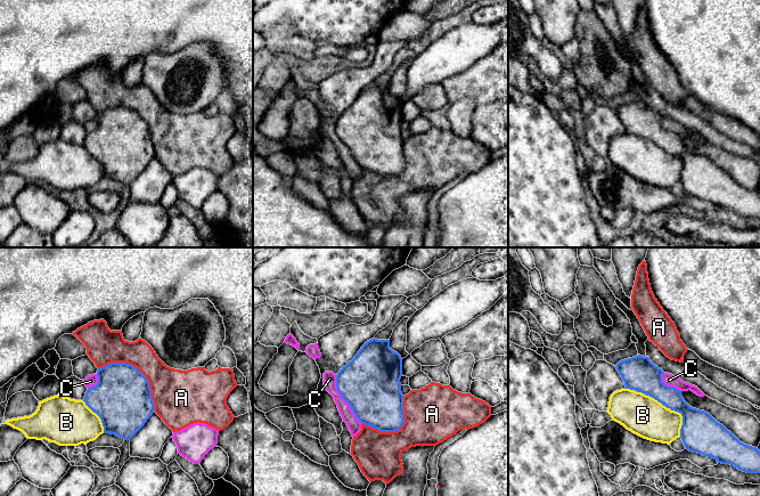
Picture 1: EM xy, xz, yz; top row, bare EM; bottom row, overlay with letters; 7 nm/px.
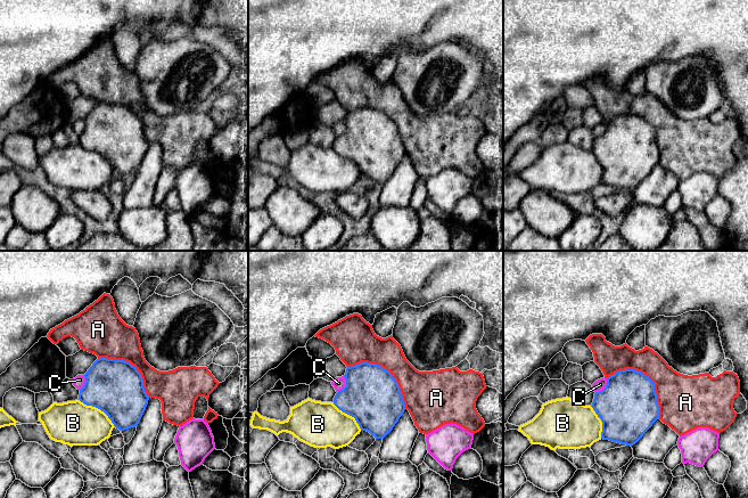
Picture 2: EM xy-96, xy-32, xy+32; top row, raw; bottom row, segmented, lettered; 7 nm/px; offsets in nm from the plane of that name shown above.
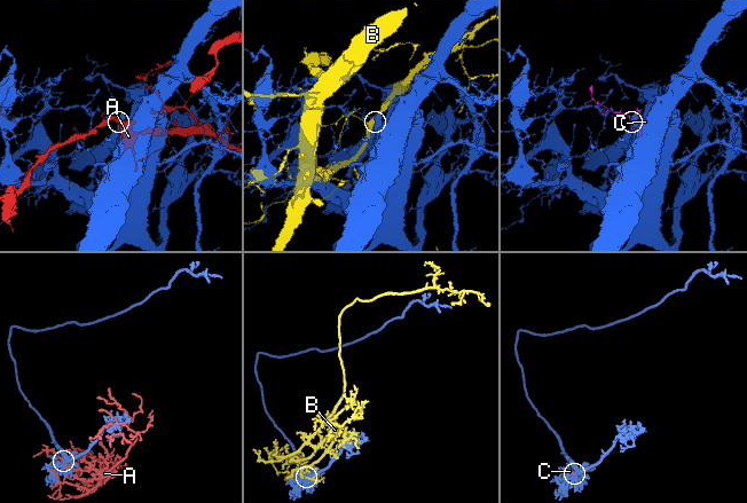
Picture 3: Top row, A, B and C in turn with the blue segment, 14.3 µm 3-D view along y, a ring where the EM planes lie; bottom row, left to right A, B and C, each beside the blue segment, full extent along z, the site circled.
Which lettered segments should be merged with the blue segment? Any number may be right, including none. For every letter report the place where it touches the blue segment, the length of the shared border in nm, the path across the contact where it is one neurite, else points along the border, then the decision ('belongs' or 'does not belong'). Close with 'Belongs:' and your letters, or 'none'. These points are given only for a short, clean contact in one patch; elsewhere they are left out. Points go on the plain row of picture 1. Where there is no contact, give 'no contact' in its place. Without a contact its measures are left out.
A: xy (138, 115) | 500 nm | does not belong
B: yz (664, 149) | 500 nm | does not belong
C: xz (343, 143) | 400 nm | belongs
Belongs: C

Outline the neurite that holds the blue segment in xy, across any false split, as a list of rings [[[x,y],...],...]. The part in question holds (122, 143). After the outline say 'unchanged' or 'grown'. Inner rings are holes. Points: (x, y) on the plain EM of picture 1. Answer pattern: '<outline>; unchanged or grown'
[[[112,107],[83,124],[88,132],[83,146],[103,168],[104,178],[130,185],[155,156],[152,135],[146,121],[126,107]]]; grown

